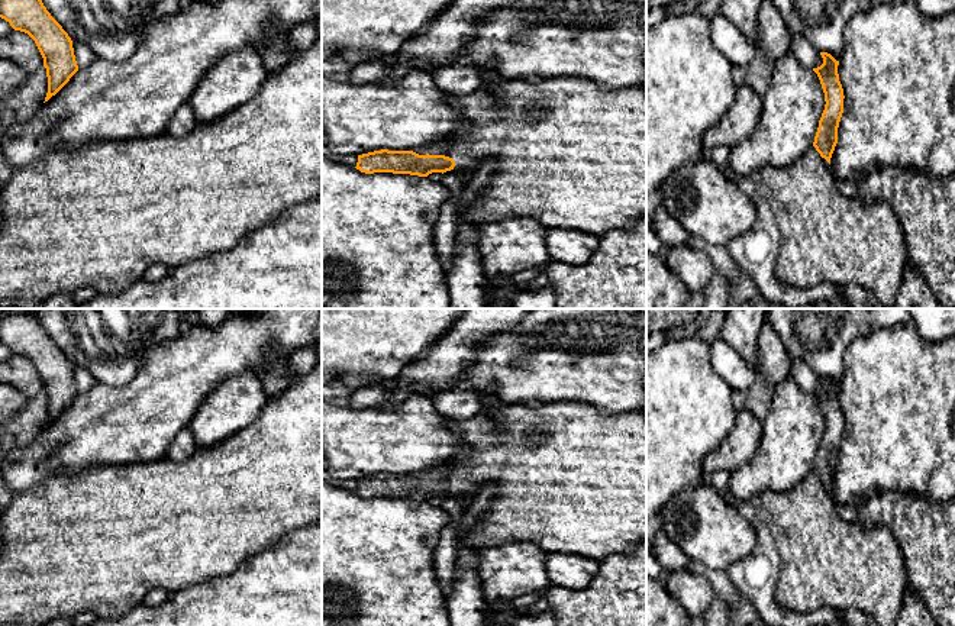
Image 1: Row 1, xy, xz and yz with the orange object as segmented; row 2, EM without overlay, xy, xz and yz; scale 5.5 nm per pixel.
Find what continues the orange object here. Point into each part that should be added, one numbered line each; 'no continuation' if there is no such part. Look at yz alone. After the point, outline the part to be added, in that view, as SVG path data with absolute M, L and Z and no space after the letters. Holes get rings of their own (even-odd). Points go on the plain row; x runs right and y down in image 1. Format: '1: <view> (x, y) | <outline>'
1: yz (825, 561) | M814 471L794 488L764 490L749 503L767 525L780 555L775 600L781 607L801 614L825 607L859 610L874 617L878 626L896 626L909 577L888 527L865 527L859 522L843 520L830 488Z

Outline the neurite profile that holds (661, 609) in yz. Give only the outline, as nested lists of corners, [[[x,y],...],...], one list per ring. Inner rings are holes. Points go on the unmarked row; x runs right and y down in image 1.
[[[646,575],[646,626],[688,626],[690,619],[674,600],[670,587]]]

